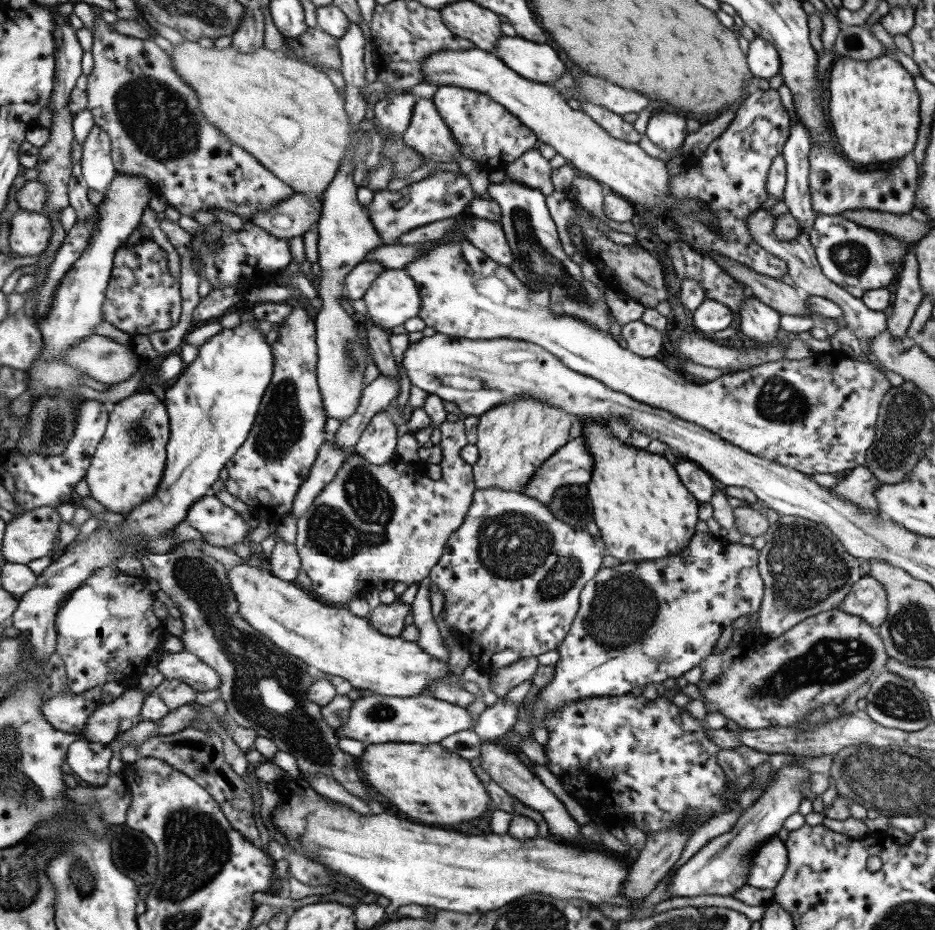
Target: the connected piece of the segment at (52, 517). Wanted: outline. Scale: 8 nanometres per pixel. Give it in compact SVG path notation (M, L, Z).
M45 505L25 511L22 515L16 516L6 525L6 534L4 535L3 554L6 562L13 564L23 564L32 560L49 556L53 546L58 543L60 532L57 529L59 526L60 517L55 507Z

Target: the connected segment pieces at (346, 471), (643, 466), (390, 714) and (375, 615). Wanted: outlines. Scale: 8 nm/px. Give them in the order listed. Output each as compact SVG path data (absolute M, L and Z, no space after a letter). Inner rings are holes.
M458 420L457 422L445 421L437 428L441 432L438 445L440 446L440 452L442 453L441 462L439 462L441 477L438 480L429 479L429 477L426 477L423 474L419 480L415 480L412 470L409 468L402 468L393 464L391 461L385 464L380 464L379 466L376 464L369 464L364 458L361 458L358 454L352 452L351 454L346 454L343 458L344 461L337 469L331 482L328 482L317 493L317 496L308 506L305 514L300 514L300 517L296 518L296 537L294 545L300 560L300 568L305 571L305 574L309 577L311 582L309 589L316 592L327 602L327 604L333 604L335 602L349 602L355 594L359 594L359 591L363 590L365 584L375 584L378 580L393 580L393 582L404 582L407 585L420 581L424 582L427 580L431 568L435 567L435 564L439 561L441 553L443 552L443 547L446 546L448 536L452 532L455 532L463 522L472 501L473 491L476 488L472 479L472 467L459 457L459 450L467 444L463 420Z
M582 423L581 435L586 438L584 441L592 458L586 491L592 504L592 518L604 542L606 554L612 556L617 563L627 563L657 560L685 548L695 534L693 528L698 521L699 502L683 486L674 466L663 455L623 444L611 435L608 426L601 423Z
M378 694L362 696L352 701L347 720L339 730L339 737L358 740L363 744L383 744L383 742L412 742L435 744L443 737L471 728L471 715L465 710L444 700L435 700L427 695L403 698Z
M399 596L388 605L378 605L370 613L368 621L377 632L385 636L400 636L403 618L410 612L410 605L403 603Z

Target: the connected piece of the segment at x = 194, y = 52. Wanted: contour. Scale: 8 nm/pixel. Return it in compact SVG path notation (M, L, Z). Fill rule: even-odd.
M197 41L171 44L174 71L198 96L204 117L294 192L316 196L338 172L352 142L344 100L325 73L265 47L243 54L232 46L203 48Z

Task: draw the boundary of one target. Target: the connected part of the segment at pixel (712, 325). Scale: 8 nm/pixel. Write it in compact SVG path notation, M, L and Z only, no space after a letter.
M703 300L692 312L692 327L703 334L723 331L731 325L731 310L715 300Z

